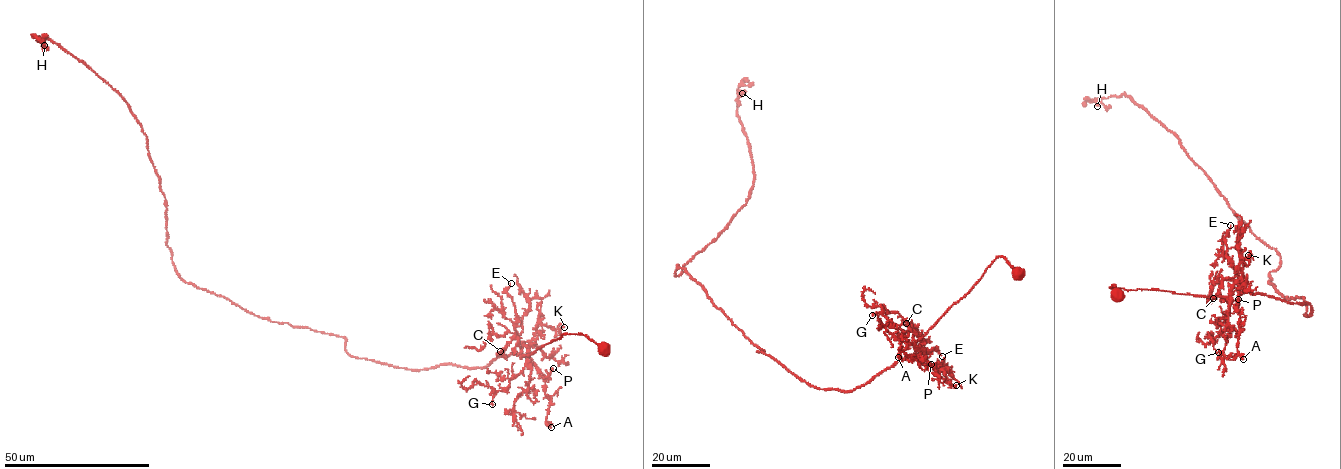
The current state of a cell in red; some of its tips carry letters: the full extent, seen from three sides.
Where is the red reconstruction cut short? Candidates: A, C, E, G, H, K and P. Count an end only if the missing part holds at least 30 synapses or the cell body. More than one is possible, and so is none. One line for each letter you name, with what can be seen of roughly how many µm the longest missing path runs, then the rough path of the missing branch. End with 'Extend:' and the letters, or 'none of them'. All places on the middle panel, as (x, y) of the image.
C: about 9 µm are missing
E: about 15 µm are missing
Extend: C, E

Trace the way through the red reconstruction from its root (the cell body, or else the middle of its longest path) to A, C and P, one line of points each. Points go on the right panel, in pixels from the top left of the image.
A: (1118, 292), (1114, 285), (1110, 287), (1214, 297), (1228, 297), (1238, 291), (1240, 328), (1237, 349), (1243, 359)
C: (1118, 292), (1114, 285), (1110, 287), (1228, 297), (1236, 289), (1239, 281), (1236, 275), (1222, 280), (1213, 298)
P: (1118, 292), (1114, 285), (1110, 287), (1214, 297), (1228, 297), (1236, 290), (1240, 295), (1239, 313), (1238, 299)

